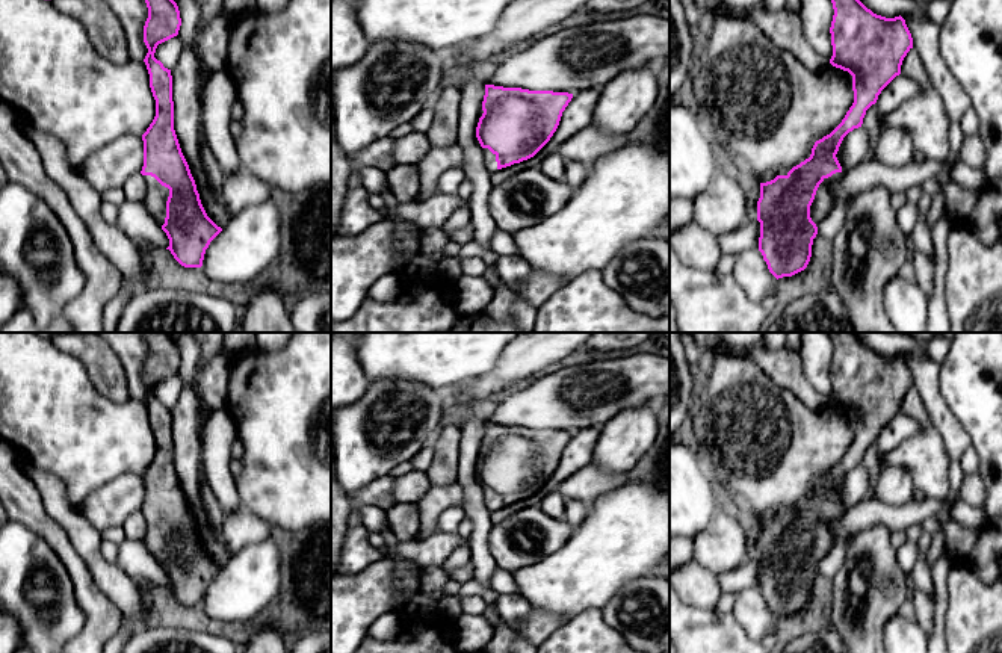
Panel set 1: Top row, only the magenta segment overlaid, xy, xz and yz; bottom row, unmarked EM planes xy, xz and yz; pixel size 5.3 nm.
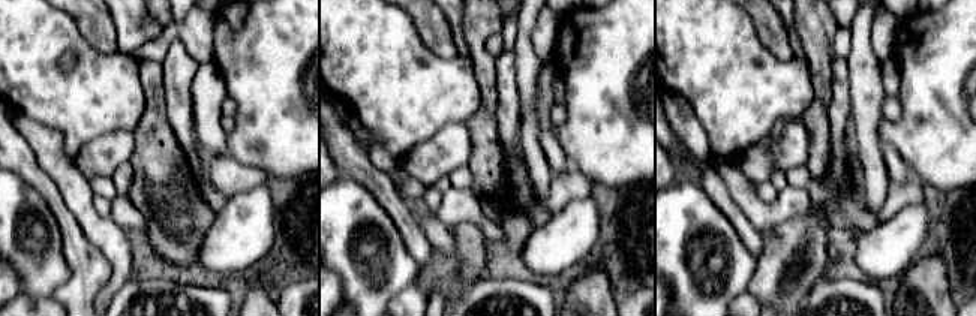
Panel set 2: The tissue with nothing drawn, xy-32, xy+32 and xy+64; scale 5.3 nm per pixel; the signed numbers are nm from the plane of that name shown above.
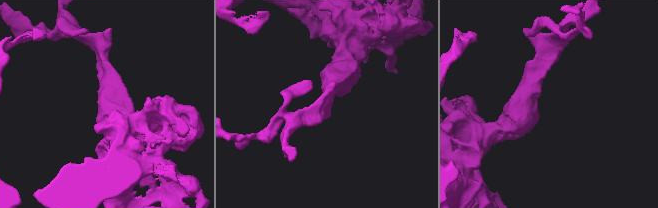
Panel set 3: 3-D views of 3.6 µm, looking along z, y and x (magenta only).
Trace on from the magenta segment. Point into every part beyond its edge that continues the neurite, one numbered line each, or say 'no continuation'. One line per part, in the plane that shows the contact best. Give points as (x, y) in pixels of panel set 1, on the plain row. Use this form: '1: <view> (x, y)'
1: yz (824, 537)

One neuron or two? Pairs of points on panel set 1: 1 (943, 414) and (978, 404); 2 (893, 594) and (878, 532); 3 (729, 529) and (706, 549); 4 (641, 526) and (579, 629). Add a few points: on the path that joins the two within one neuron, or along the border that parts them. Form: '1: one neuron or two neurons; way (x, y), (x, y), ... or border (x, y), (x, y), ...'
1: two neurons; border (939, 378), (939, 392), (967, 434), (969, 443)
2: one neuron; way (878, 579), (878, 547)
3: one neuron; way (723, 535), (712, 546)
4: two neurons; border (599, 608), (581, 611), (564, 623)

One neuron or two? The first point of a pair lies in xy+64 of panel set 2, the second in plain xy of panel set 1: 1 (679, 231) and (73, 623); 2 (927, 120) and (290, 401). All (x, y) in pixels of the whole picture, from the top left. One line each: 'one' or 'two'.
1: one
2: one

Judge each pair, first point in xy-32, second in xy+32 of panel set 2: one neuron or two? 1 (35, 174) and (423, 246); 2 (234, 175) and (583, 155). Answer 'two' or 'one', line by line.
1: one
2: two

